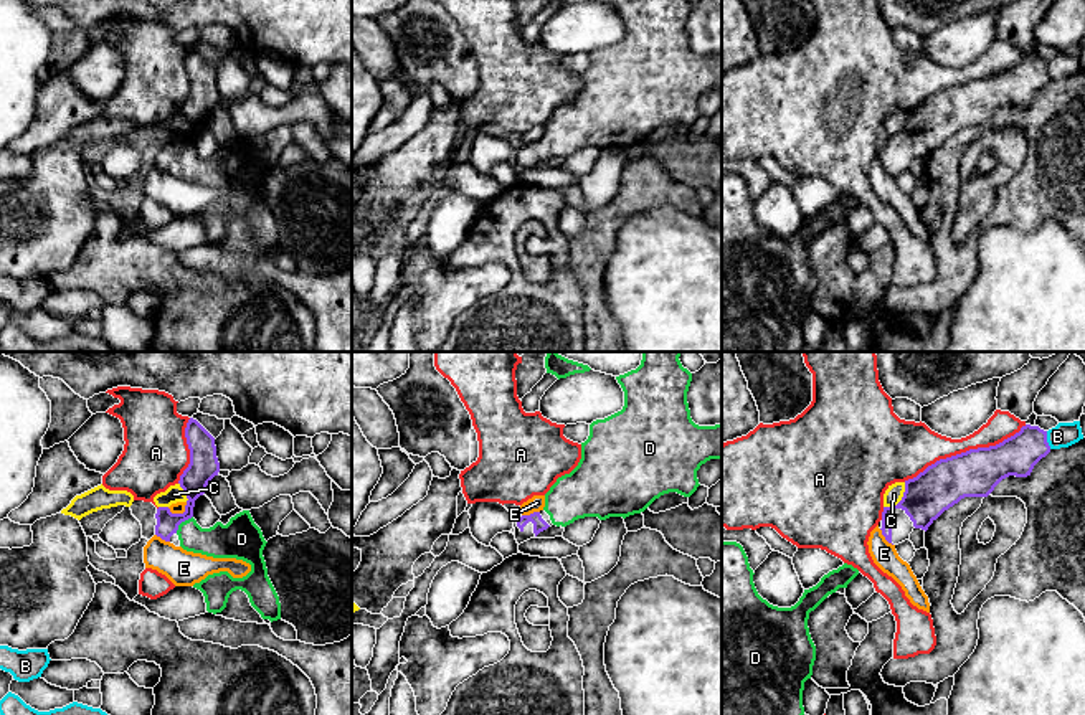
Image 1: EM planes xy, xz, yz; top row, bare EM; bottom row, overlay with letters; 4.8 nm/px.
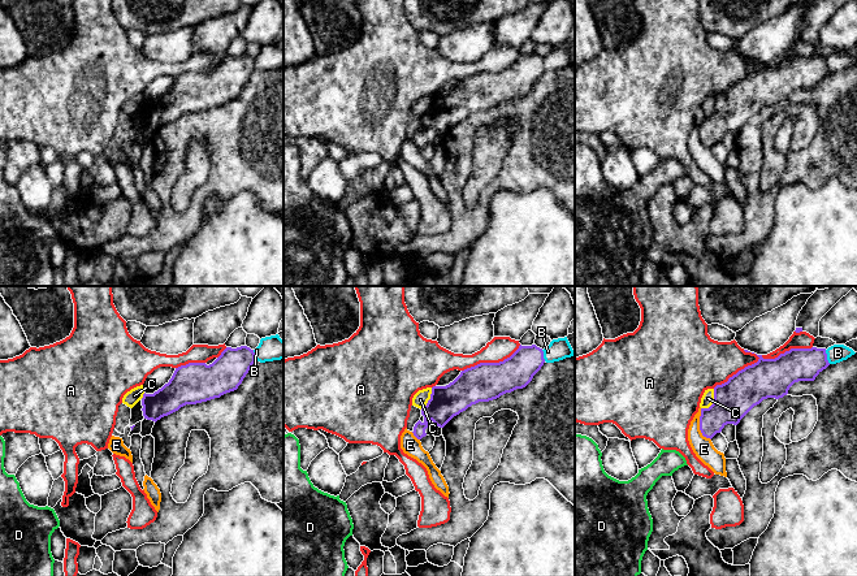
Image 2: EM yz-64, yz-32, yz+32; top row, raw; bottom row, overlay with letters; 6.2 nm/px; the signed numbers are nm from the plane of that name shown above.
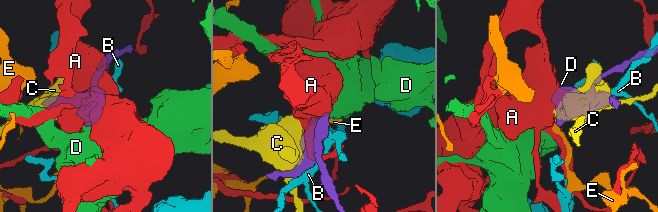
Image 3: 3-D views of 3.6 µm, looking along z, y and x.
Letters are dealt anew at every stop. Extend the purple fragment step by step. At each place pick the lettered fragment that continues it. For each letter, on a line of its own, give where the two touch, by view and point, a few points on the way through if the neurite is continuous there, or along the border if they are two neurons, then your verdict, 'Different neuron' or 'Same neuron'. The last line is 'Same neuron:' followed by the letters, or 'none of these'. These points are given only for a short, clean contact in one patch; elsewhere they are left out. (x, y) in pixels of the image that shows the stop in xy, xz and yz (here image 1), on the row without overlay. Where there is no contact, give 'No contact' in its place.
A: Touches purple at yz (966, 81). Different neuron
B: Touches purple at yz (1046, 70). Different neuron
C: Touches purple at yz (902, 129). Different neuron
D: Touches purple at xy (182, 151). Path across: xy (194, 111), (189, 144), (182, 151), (202, 170), (220, 170). Same neuron
E: Touches purple at yz (884, 165). Boundary: yz (879, 159), (892, 175). Different neuron
Same neuron: D

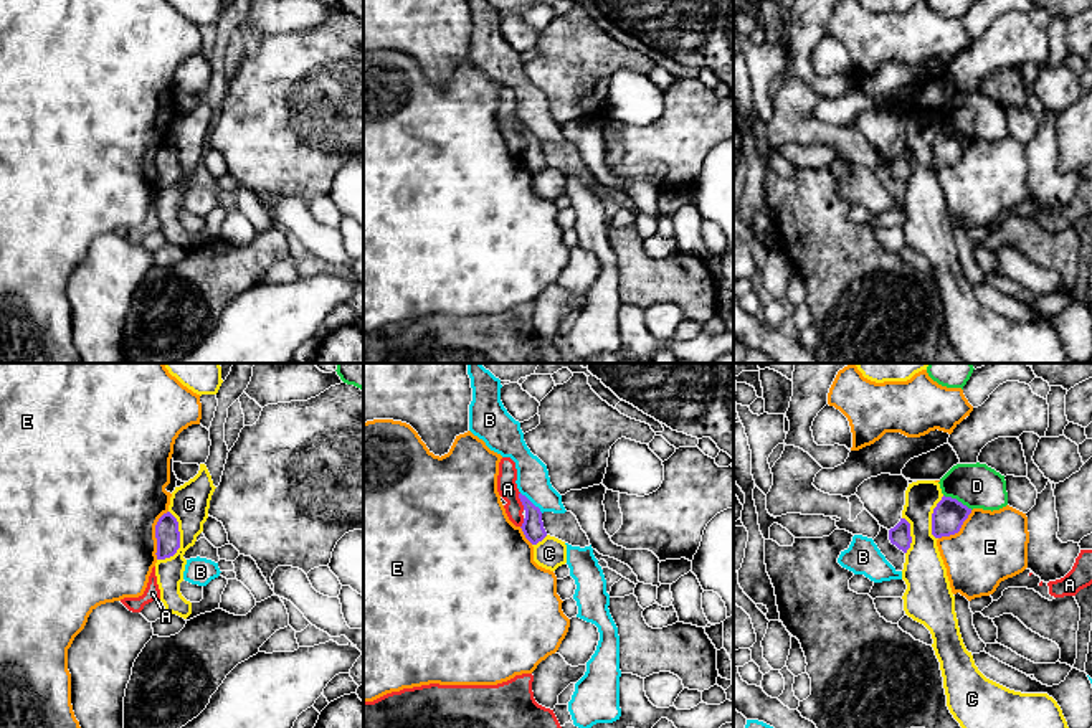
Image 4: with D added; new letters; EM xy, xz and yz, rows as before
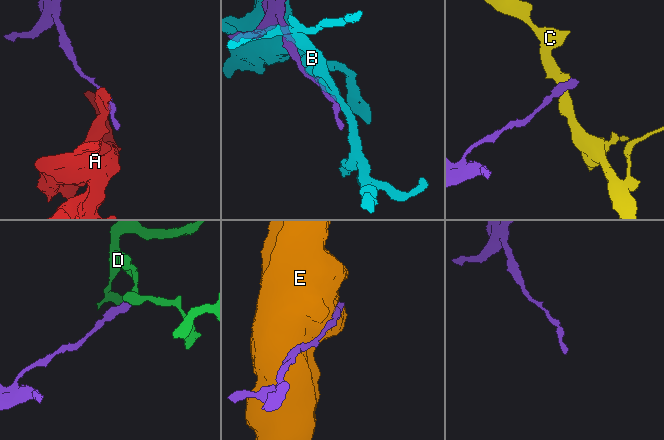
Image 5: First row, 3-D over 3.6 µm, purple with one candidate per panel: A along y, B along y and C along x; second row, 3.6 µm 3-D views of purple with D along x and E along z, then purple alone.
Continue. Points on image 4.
A: Touches purple at xz (521, 131). Boundary: xz (519, 122), (524, 139). Different neuron
B: Touches purple at xz (531, 132). Different neuron
C: Touches purple at xy (179, 170). Different neuron
D: Touches purple at yz (957, 131). Different neuron
E: Touches purple at xy (156, 165). Different neuron
Same neuron: none of these

